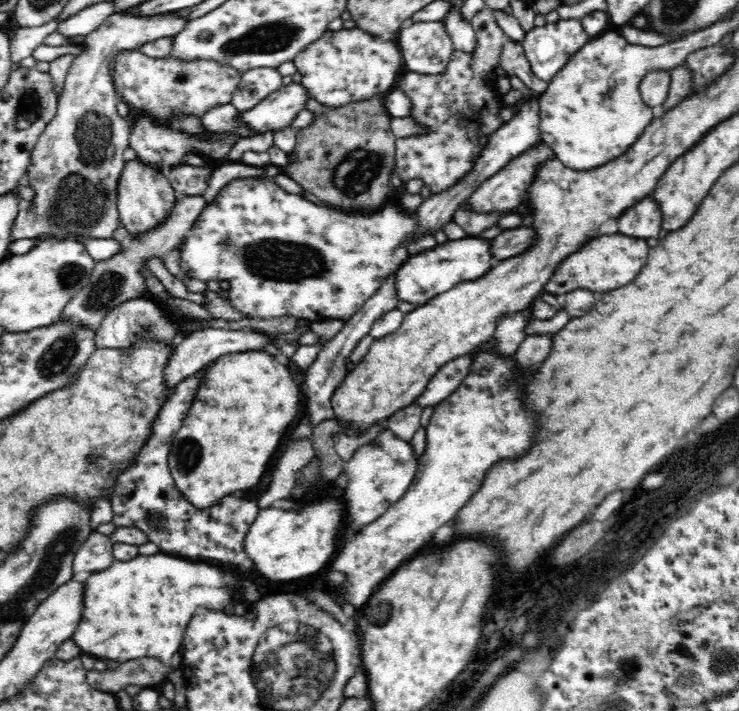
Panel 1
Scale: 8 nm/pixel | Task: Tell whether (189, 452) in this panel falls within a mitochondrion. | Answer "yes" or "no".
yes

